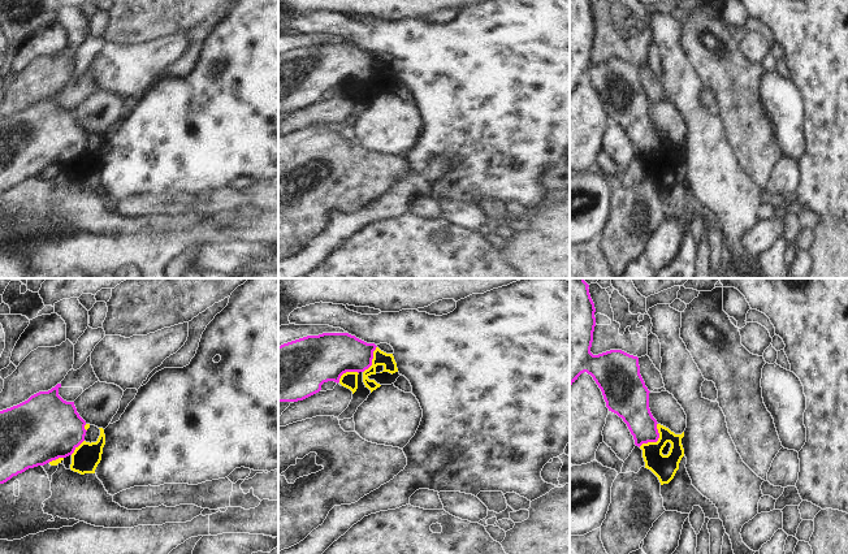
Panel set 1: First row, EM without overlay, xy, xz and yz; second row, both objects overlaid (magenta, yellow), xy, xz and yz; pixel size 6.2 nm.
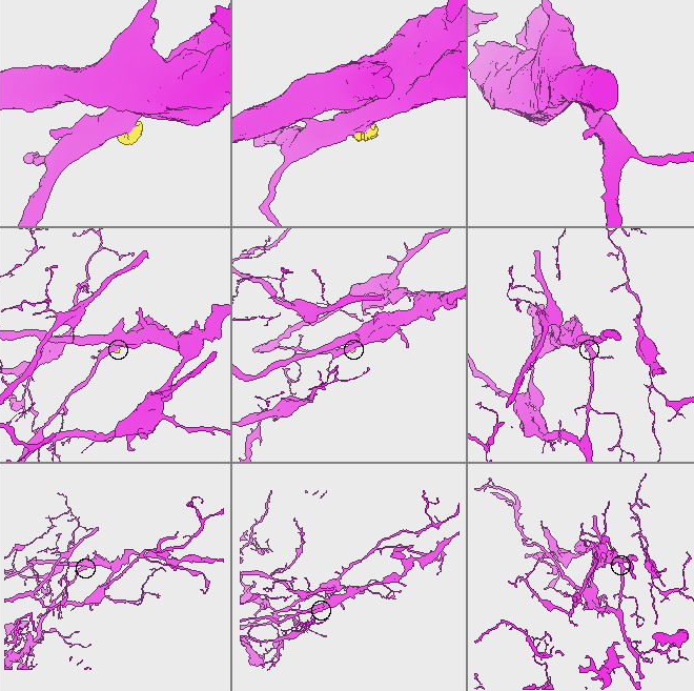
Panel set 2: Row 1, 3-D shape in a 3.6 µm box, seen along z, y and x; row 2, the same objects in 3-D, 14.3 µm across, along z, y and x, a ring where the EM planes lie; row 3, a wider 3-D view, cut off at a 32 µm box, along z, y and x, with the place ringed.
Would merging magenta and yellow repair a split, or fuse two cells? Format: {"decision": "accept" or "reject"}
{"decision": "reject"}

